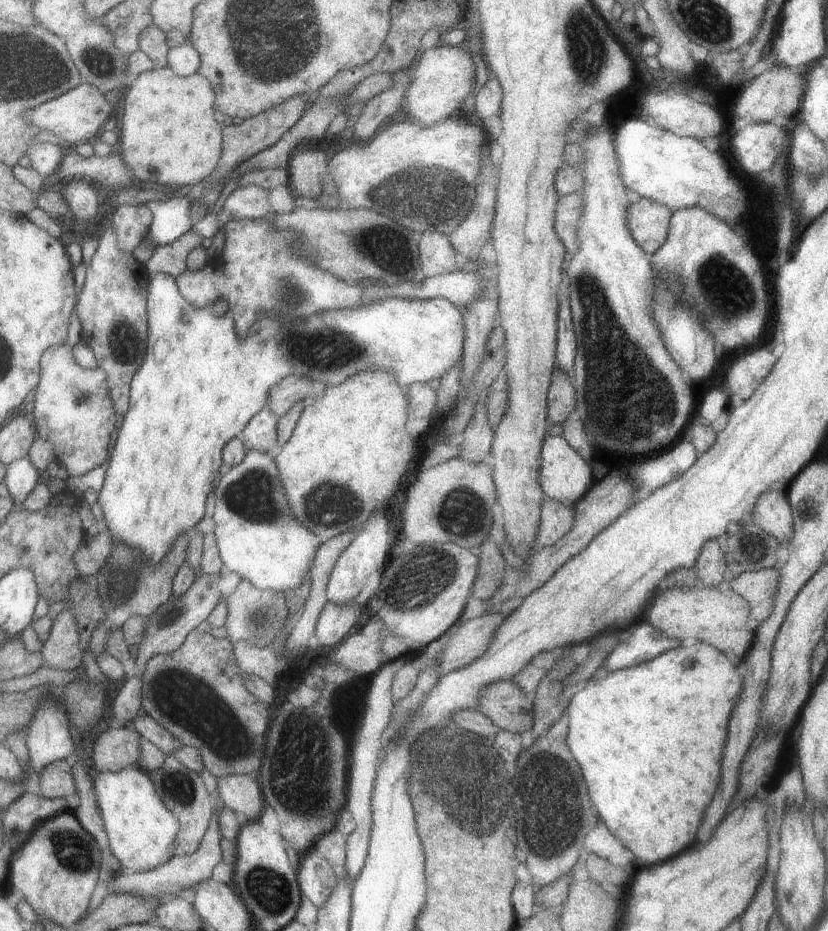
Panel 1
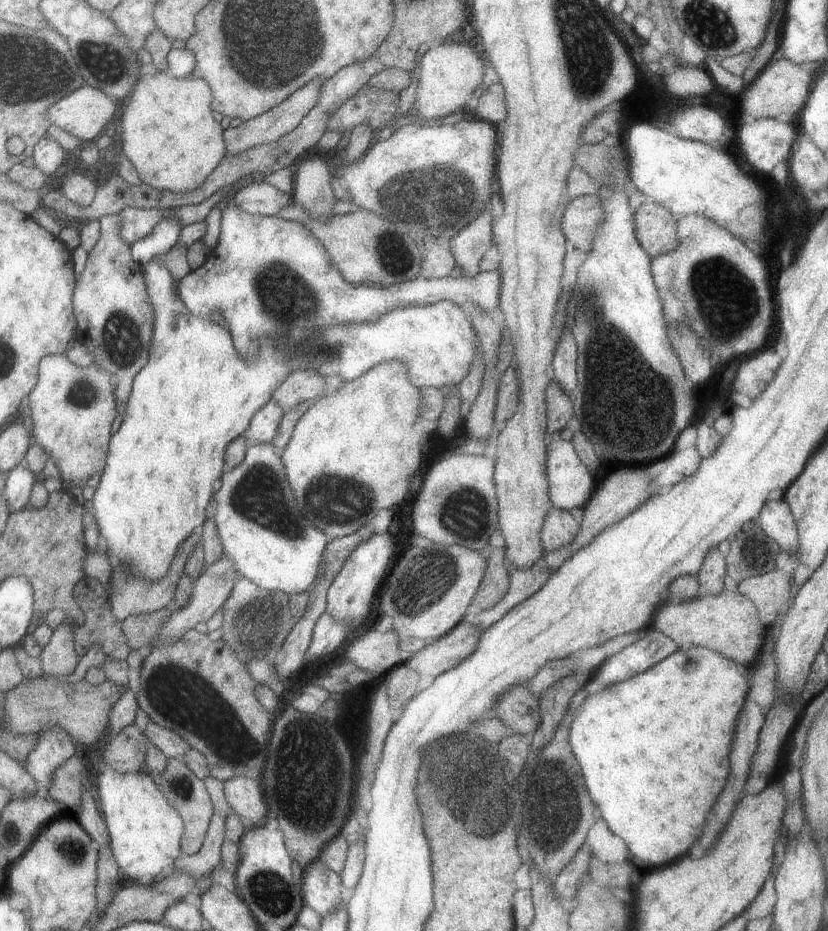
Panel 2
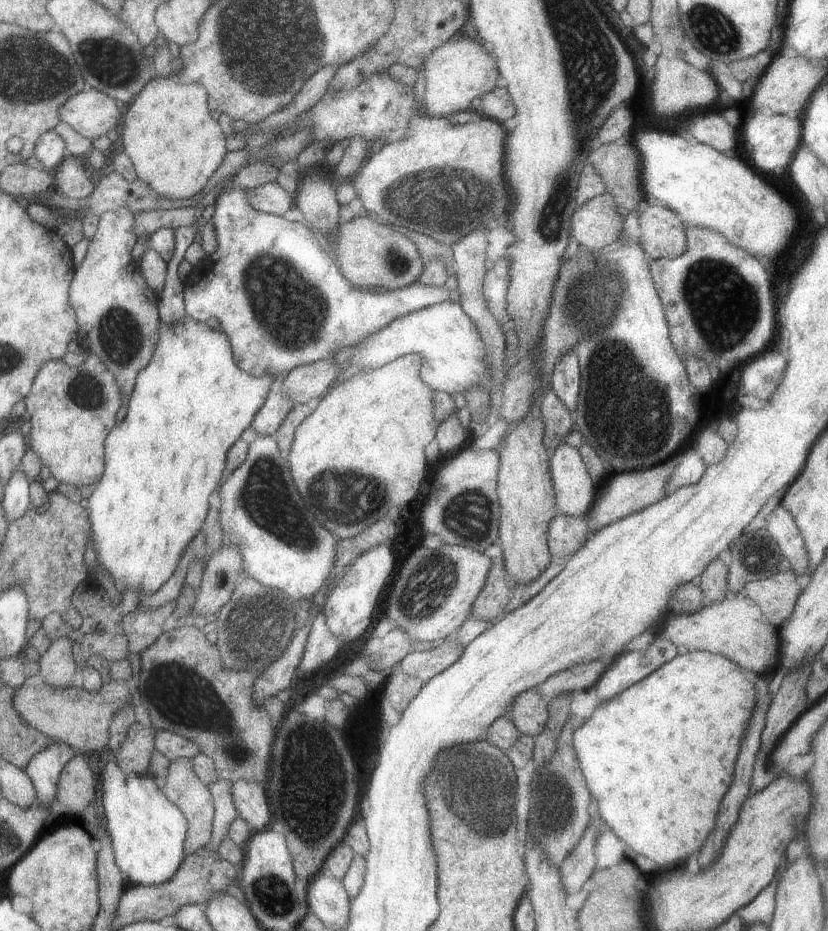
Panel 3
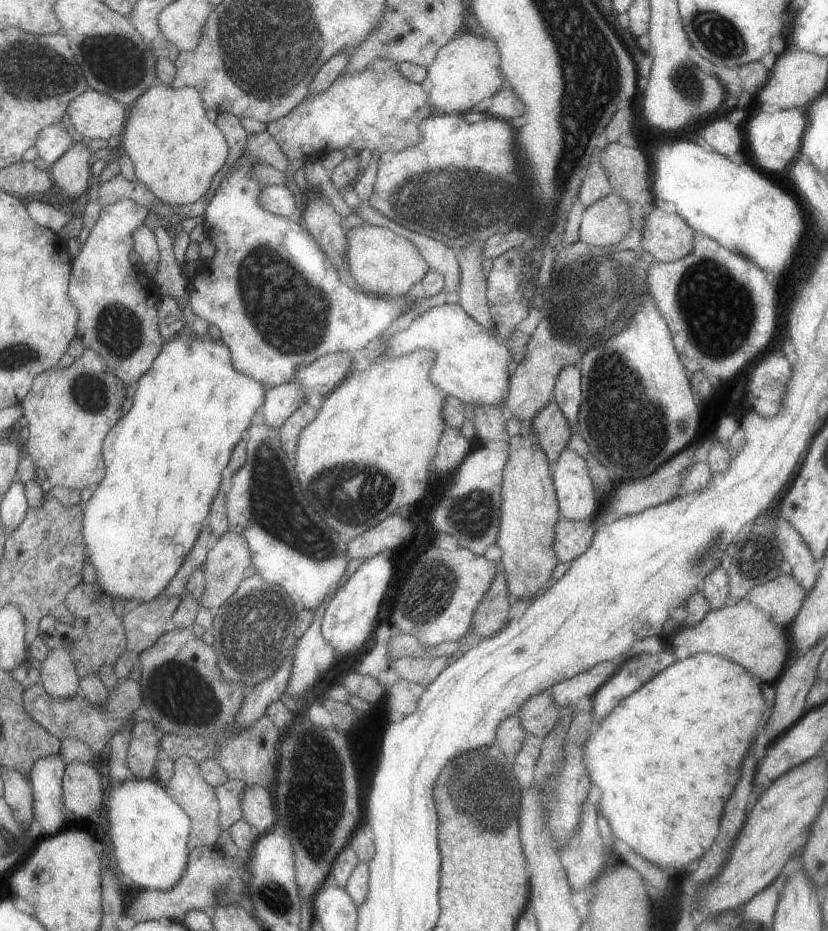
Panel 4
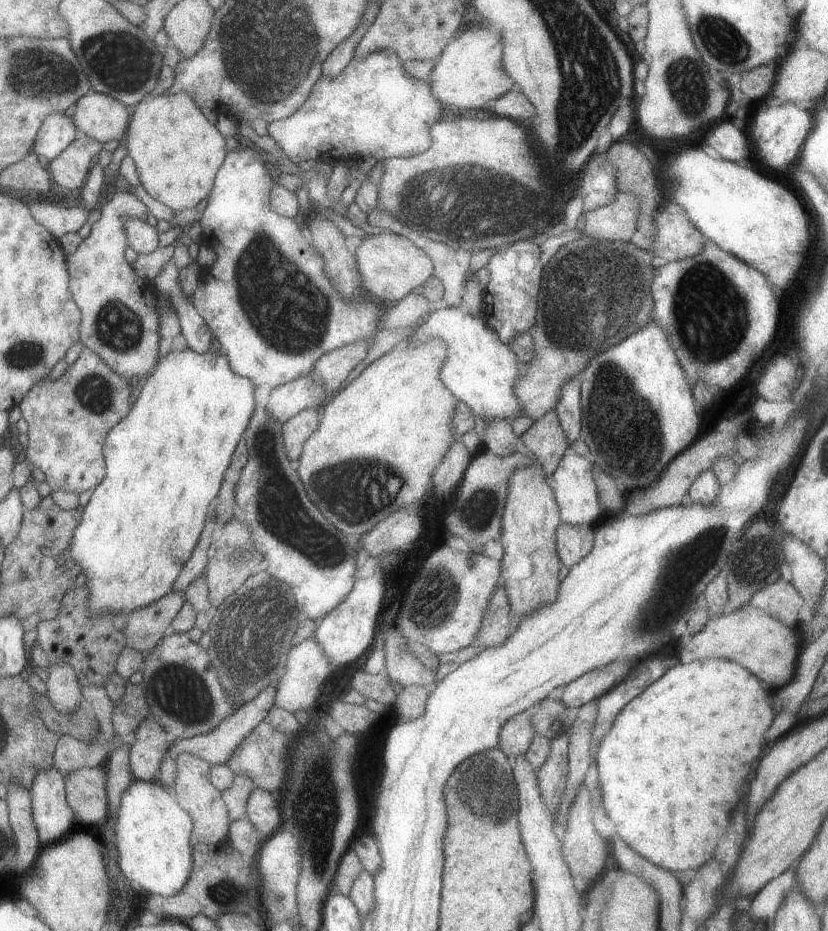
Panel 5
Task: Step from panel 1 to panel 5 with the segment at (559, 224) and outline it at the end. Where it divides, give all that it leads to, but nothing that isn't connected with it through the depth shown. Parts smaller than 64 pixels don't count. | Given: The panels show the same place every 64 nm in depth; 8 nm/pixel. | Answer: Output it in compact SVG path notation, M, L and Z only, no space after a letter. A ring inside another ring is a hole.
M615 194L611 202L585 210L583 234L603 242L623 242L635 238L637 232L637 198L631 194Z

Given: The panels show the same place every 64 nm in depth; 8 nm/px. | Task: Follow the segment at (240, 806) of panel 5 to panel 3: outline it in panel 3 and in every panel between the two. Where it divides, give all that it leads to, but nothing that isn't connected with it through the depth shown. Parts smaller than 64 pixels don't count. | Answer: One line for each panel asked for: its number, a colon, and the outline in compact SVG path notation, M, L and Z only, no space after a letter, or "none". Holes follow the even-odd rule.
3: M217 780L217 782L211 782L207 788L211 792L215 816L213 816L213 826L211 826L211 838L203 848L207 852L217 852L221 840L229 832L229 824L239 816L239 812L233 804L233 798L231 798L231 782Z
4: M225 780L223 784L213 786L213 798L217 800L217 828L225 832L237 820L243 820L239 810L239 792L245 782L239 780Z

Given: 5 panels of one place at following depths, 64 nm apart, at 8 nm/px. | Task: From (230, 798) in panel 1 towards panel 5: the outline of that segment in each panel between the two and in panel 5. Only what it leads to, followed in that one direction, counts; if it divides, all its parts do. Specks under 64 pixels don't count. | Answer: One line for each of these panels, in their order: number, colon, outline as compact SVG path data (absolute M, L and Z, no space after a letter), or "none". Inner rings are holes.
2: M233 776L221 782L221 786L227 806L231 808L231 812L237 814L237 818L241 818L243 824L261 828L265 826L265 816L269 812L259 780L251 780L247 776Z
3: M245 780L231 782L231 798L239 812L239 818L243 818L253 832L271 828L273 816L265 794L265 784Z
4: M243 786L239 792L239 810L245 824L249 824L259 834L267 834L275 824L271 788Z
5: M253 786L245 800L245 818L257 832L261 832L261 836L269 838L275 834L281 824L277 794Z

